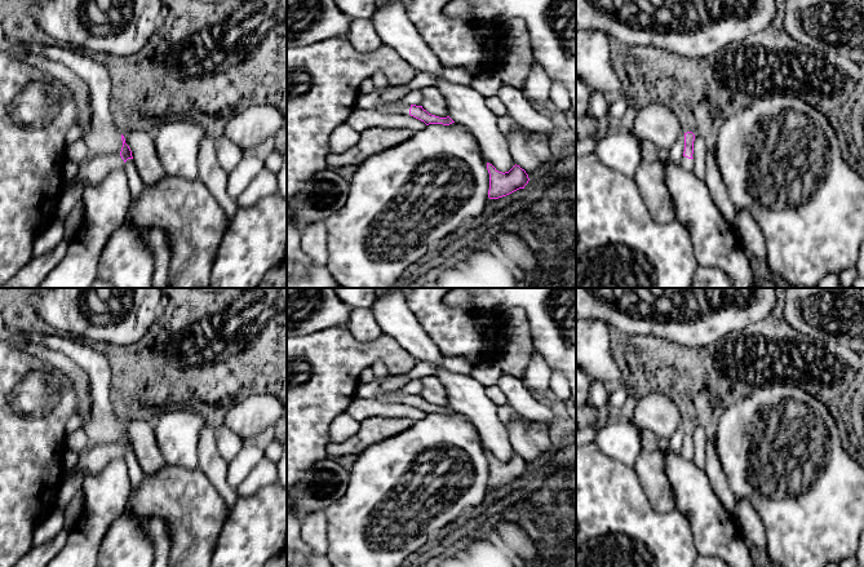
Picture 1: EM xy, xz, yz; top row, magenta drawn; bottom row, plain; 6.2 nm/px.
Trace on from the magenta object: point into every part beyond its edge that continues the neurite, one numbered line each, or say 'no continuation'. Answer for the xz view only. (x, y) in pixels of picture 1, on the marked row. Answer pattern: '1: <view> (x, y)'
1: xz (397, 107)

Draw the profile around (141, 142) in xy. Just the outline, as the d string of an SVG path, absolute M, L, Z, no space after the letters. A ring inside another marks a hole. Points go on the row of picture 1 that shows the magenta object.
M127 130L121 133L129 146L134 165L145 186L152 186L167 174L158 158L152 132Z

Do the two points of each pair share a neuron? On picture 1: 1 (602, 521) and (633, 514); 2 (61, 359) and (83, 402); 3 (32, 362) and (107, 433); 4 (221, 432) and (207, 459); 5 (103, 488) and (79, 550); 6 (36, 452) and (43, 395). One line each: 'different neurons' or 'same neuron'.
1: same neuron
2: same neuron
3: different neurons
4: different neurons
5: same neuron
6: different neurons

